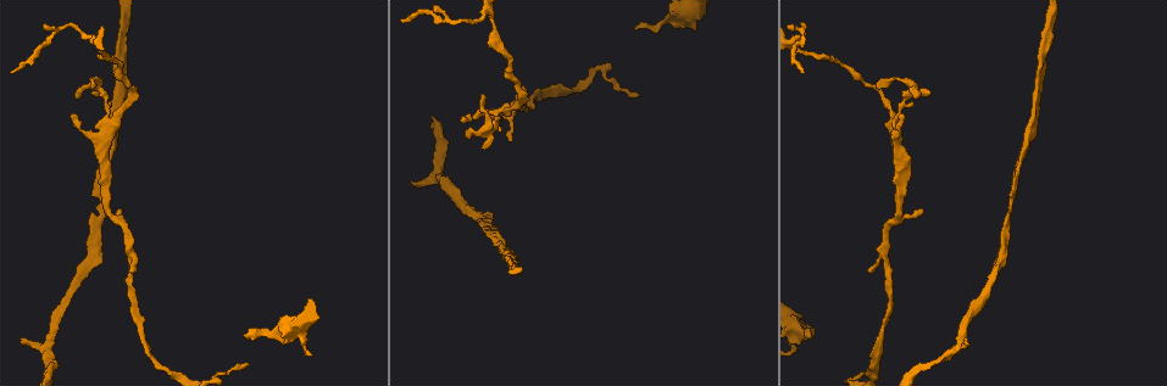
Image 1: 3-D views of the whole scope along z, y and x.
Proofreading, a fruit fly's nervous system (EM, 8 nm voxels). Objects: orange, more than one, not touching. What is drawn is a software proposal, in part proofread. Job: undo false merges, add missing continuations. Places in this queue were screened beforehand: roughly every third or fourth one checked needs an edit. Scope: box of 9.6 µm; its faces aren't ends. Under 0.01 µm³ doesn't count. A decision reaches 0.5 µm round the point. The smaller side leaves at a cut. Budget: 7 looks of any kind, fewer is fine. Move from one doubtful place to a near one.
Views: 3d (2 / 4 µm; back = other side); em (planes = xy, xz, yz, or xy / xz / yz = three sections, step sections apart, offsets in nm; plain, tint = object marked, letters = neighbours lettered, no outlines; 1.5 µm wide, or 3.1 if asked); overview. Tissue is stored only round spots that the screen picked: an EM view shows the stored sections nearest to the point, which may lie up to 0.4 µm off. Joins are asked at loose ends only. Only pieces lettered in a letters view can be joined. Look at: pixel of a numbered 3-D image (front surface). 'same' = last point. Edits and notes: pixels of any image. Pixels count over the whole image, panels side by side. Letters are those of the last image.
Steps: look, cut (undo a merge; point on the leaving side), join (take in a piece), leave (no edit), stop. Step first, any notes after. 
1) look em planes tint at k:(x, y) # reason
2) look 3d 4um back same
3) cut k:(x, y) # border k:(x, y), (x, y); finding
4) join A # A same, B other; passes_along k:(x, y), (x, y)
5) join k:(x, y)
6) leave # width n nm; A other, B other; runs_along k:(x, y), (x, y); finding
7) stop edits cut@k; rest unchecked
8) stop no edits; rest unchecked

look em planes plain at 1:(412, 183) # free end

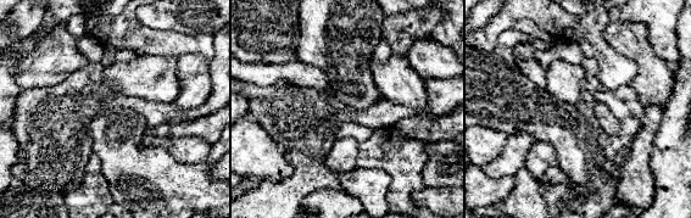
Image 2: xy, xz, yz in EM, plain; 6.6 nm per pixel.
look em planes letters same

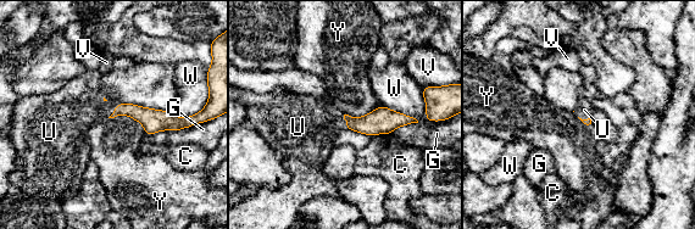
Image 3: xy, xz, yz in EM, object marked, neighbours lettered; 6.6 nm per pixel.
join U # C other, G other, U same, V other, W other, Y other; the neuron continues

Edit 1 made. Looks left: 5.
look overview

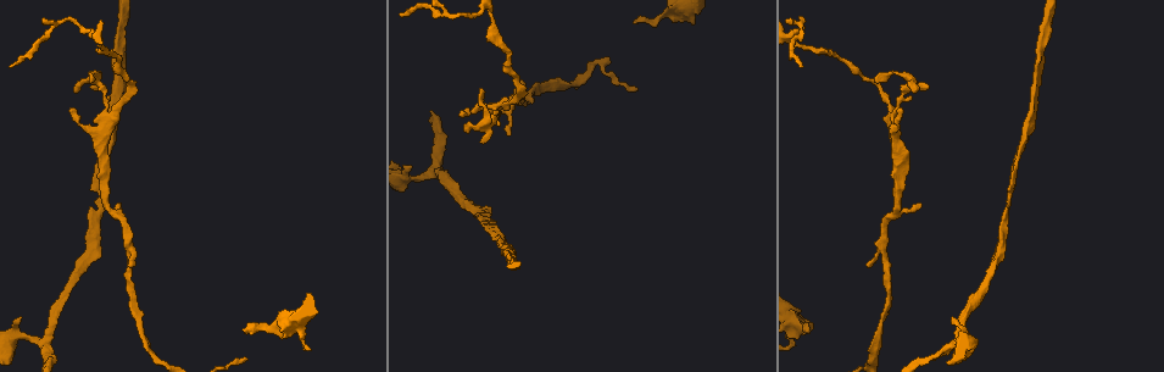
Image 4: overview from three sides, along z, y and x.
look em xz step 4 tint at 4:(495, 106) # three arms meet

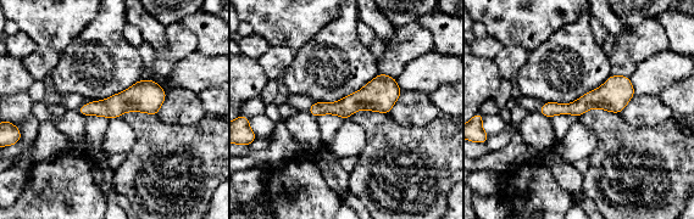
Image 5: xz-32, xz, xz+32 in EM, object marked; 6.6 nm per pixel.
look em yz step 4 tint same

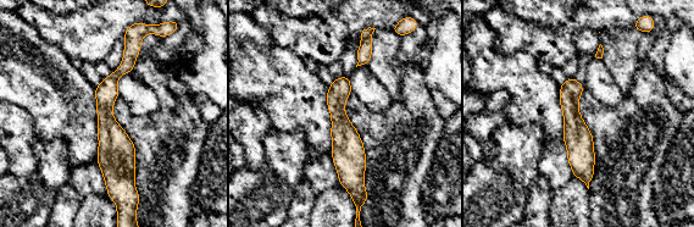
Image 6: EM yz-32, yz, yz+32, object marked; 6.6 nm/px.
look em yz step 4 letters same # see the neighbours

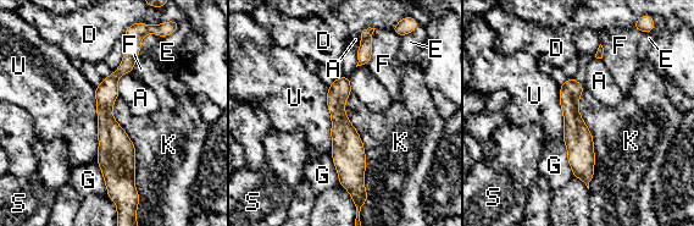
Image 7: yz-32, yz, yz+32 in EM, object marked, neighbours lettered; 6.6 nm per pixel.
leave # A other, D other, E other, F other, G other, K other, S other, U other; runs_along 7:(129, 45), (105, 95), (117, 189); continuous, no second neuron

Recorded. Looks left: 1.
stop edits join@3; rest unchecked

